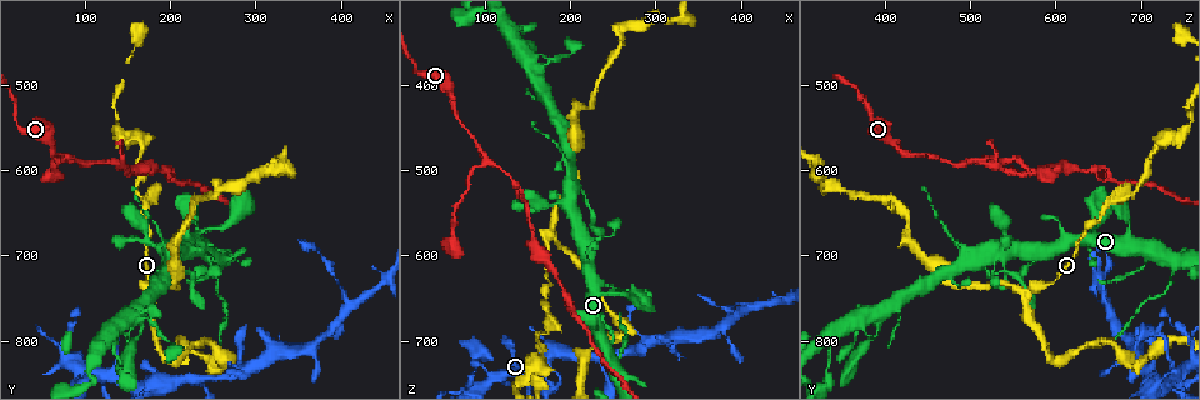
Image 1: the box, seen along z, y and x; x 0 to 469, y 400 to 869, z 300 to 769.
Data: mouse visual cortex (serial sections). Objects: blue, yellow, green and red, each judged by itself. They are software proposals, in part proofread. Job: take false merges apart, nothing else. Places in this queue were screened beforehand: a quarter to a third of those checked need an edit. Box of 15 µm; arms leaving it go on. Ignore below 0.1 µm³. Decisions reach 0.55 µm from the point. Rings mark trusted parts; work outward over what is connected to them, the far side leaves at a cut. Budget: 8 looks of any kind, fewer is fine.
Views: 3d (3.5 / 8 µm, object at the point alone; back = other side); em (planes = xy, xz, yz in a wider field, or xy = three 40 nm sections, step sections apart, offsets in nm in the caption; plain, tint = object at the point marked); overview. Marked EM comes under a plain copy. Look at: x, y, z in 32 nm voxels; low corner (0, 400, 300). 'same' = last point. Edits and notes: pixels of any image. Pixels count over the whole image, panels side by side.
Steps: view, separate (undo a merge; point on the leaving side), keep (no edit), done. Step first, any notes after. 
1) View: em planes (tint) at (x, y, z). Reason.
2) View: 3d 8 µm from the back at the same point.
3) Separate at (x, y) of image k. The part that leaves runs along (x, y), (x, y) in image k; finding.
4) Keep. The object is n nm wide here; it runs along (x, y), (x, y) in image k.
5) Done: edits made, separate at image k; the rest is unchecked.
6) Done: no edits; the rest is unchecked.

View: 3d 3.5 µm at (135, 835, 740). Four or more arms meet.

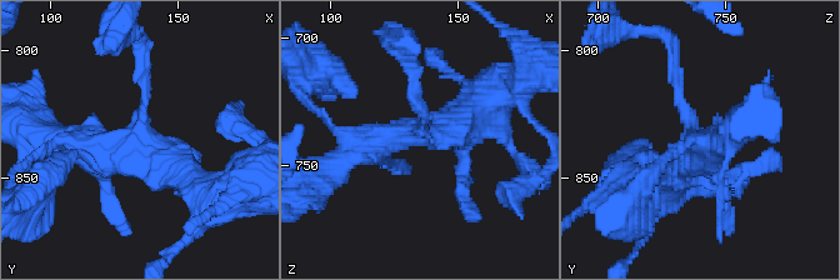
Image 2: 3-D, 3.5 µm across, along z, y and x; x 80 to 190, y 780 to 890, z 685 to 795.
View: em planes (tint) at (138, 835, 736). 4 arms meet here; the arms are 150, 150, 450, 450 nm wide.

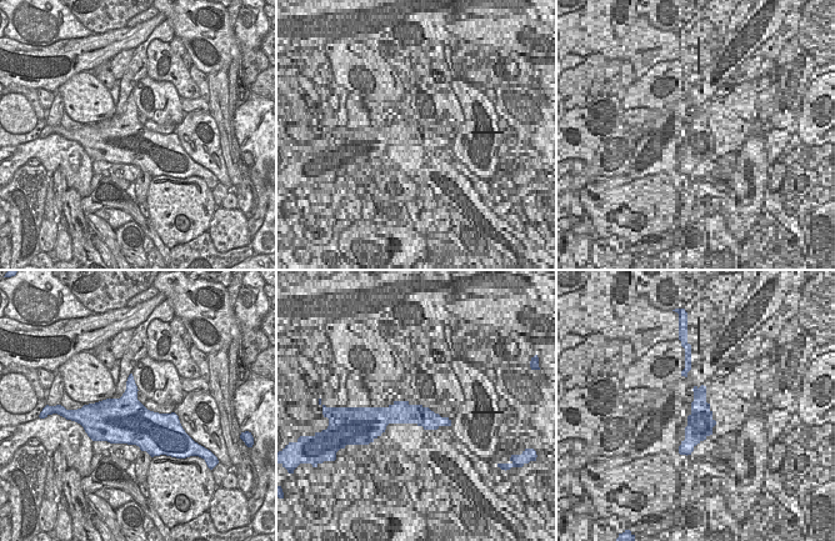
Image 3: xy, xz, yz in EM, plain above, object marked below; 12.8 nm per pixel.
View: em xy step 5 (tint) at the same point.

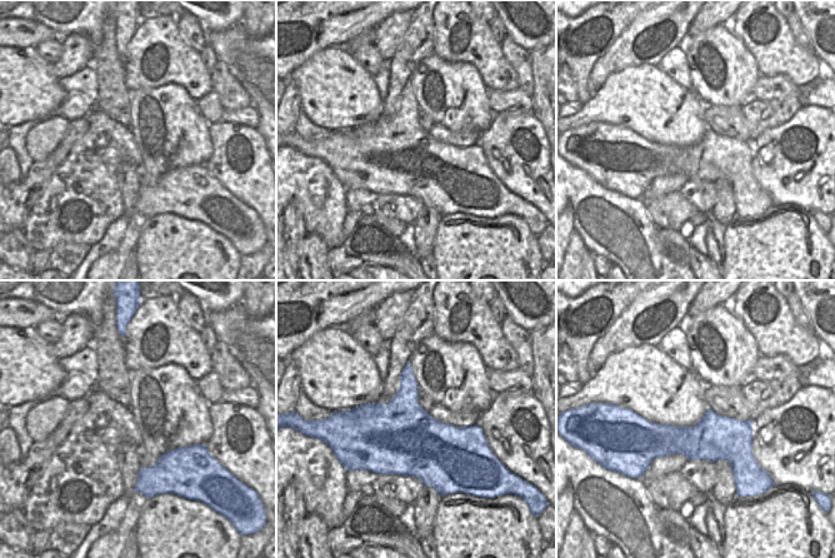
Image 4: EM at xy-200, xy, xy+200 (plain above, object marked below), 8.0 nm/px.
Keep. It runs along (635, 418), (656, 439), (749, 451) in image 4; all the same cell.

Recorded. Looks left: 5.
View: 3d 8 µm at (180, 740, 565). Abrupt turn.

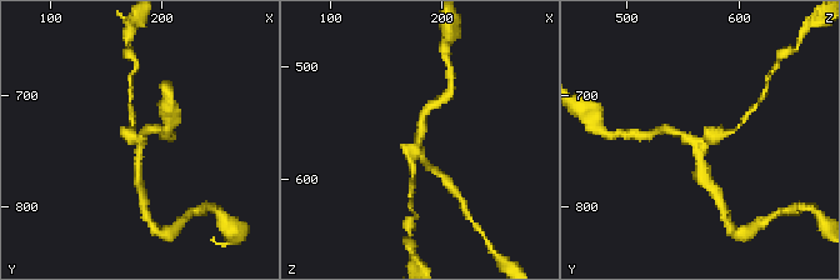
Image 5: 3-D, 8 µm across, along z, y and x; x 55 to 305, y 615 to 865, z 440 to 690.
View: em xy step 5 (tint) at (180, 740, 566). Shape alone is not enough.

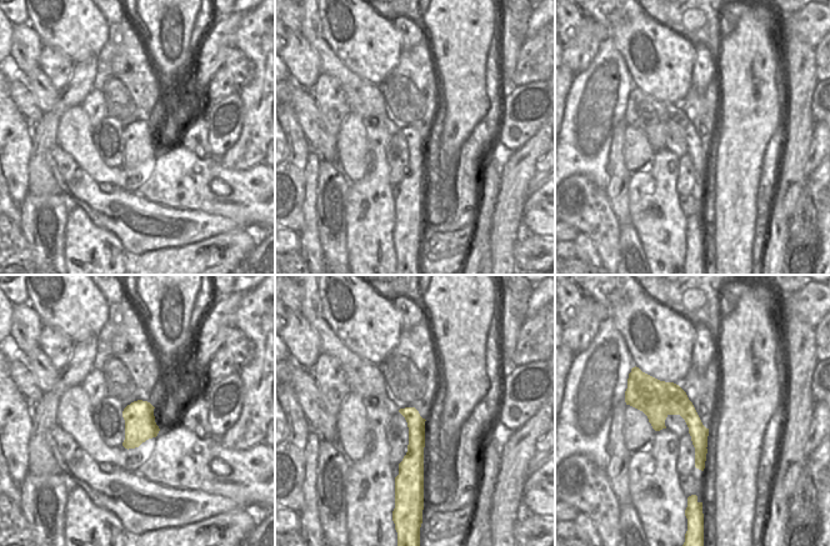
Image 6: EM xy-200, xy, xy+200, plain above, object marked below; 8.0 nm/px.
Keep. The arms are 200, 200, 250 nm wide; all the same cell.

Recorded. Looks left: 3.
View: 3d 3.5 µm at (160, 625, 695). Sharp bend.

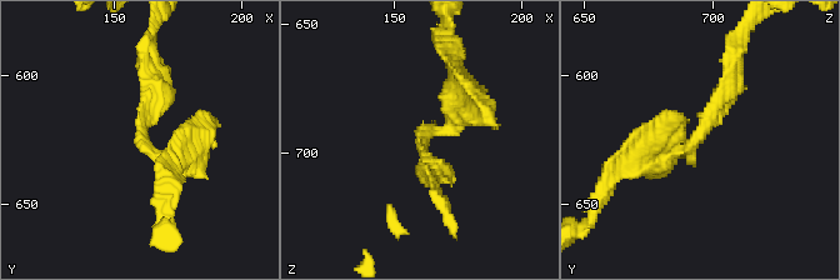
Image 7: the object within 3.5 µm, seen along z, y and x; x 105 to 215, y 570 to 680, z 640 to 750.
Keep. All the same cell.

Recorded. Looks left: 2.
View: 3d 8 µm at (105, 595, 490). Sharp bend.

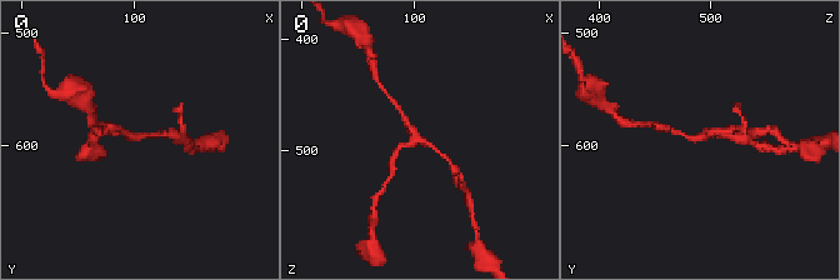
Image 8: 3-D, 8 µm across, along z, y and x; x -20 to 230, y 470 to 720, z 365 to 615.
View: em xy step 2 (tint) at (104, 592, 486). 3 arms meet here; the arms are 150, 150, 150 nm wide; now the EM.

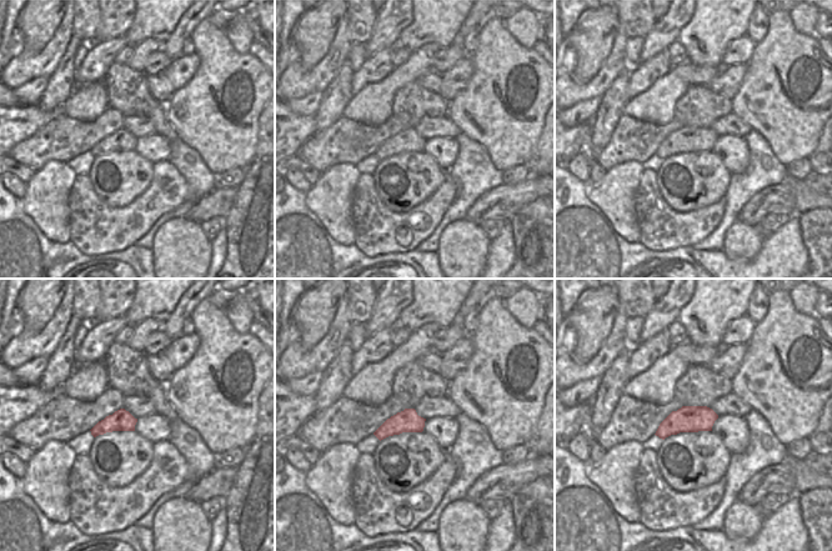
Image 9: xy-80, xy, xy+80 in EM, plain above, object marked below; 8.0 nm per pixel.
Keep. It runs along (399, 109), (416, 136), (448, 159) in image 8; continuous, no second cell.

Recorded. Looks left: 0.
Done: no edits; the rest is unchecked.

